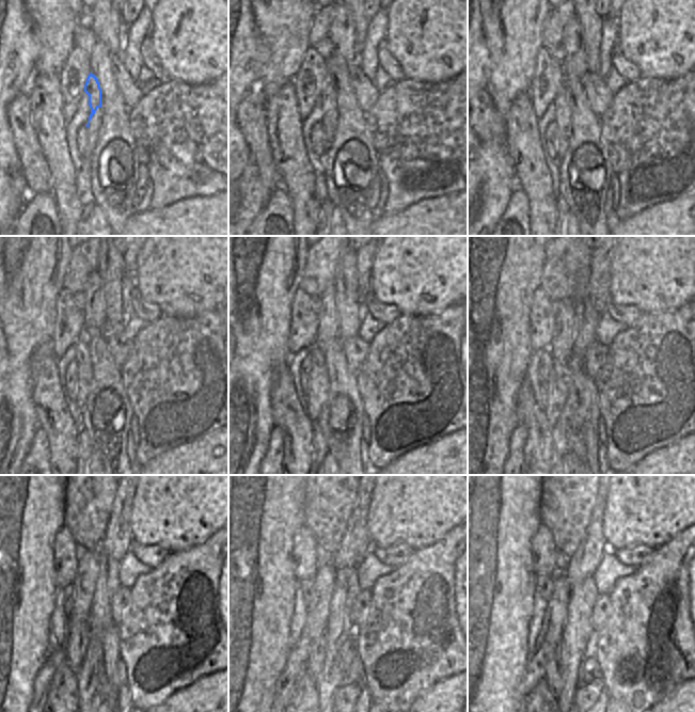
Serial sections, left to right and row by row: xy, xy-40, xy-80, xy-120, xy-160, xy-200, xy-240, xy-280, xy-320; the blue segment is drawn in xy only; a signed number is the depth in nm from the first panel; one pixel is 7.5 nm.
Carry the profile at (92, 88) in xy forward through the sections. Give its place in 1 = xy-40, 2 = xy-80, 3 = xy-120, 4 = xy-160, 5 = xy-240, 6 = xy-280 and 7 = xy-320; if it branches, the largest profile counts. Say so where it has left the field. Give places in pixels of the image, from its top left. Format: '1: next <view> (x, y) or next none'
1: next xy-40 (328, 98)
2: next xy-80 (563, 117)
3: next xy-120 (82, 384)
4: next xy-160 (317, 386)
5: next xy-240 (77, 633)
6: next xy-280 (317, 652)
7: next xy-320 (553, 677)

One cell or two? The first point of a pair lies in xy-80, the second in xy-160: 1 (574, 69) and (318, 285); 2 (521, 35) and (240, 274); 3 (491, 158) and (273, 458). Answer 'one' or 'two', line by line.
1: two
2: one
3: two

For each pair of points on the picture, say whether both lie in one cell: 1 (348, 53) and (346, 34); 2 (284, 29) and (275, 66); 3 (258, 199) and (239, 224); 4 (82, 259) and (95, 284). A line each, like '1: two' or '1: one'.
1: one
2: one
3: one
4: two

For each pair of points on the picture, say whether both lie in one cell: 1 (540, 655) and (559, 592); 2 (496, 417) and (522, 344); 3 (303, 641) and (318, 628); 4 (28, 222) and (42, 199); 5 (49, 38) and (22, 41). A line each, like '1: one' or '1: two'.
1: one
2: one
3: one
4: one
5: two

